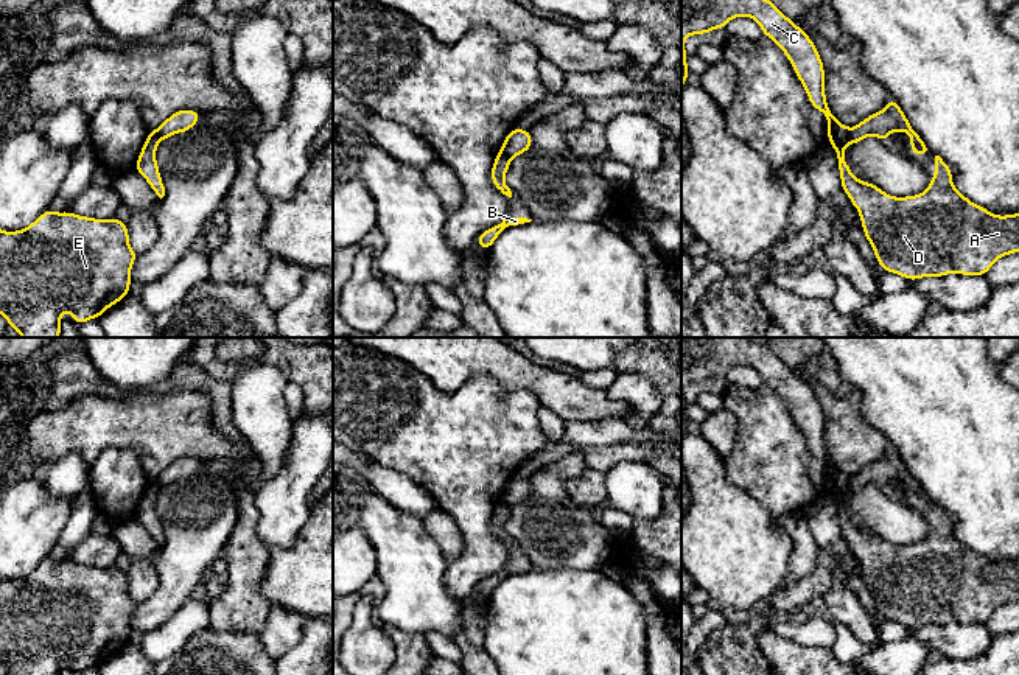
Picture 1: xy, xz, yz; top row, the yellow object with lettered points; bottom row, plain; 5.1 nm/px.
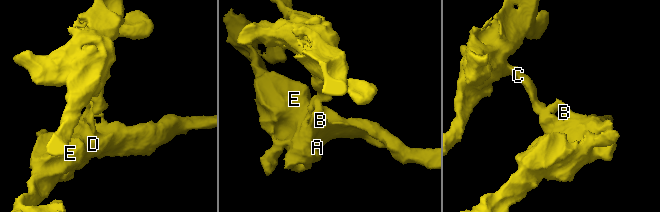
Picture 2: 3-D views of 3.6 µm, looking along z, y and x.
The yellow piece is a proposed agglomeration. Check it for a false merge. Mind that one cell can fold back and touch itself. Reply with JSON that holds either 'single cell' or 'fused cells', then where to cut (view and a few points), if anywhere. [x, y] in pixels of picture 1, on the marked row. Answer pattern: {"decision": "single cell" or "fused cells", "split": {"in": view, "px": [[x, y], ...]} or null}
{"decision": "fused cells", "split": {"in": "yz", "px": [[851, 129], [847, 140], [836, 146]]}}

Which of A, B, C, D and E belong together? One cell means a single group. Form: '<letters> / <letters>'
A B D E / C

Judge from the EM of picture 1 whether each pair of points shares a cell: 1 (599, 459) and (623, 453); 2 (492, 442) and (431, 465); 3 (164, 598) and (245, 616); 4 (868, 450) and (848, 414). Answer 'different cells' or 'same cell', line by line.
1: same cell
2: same cell
3: different cells
4: same cell

